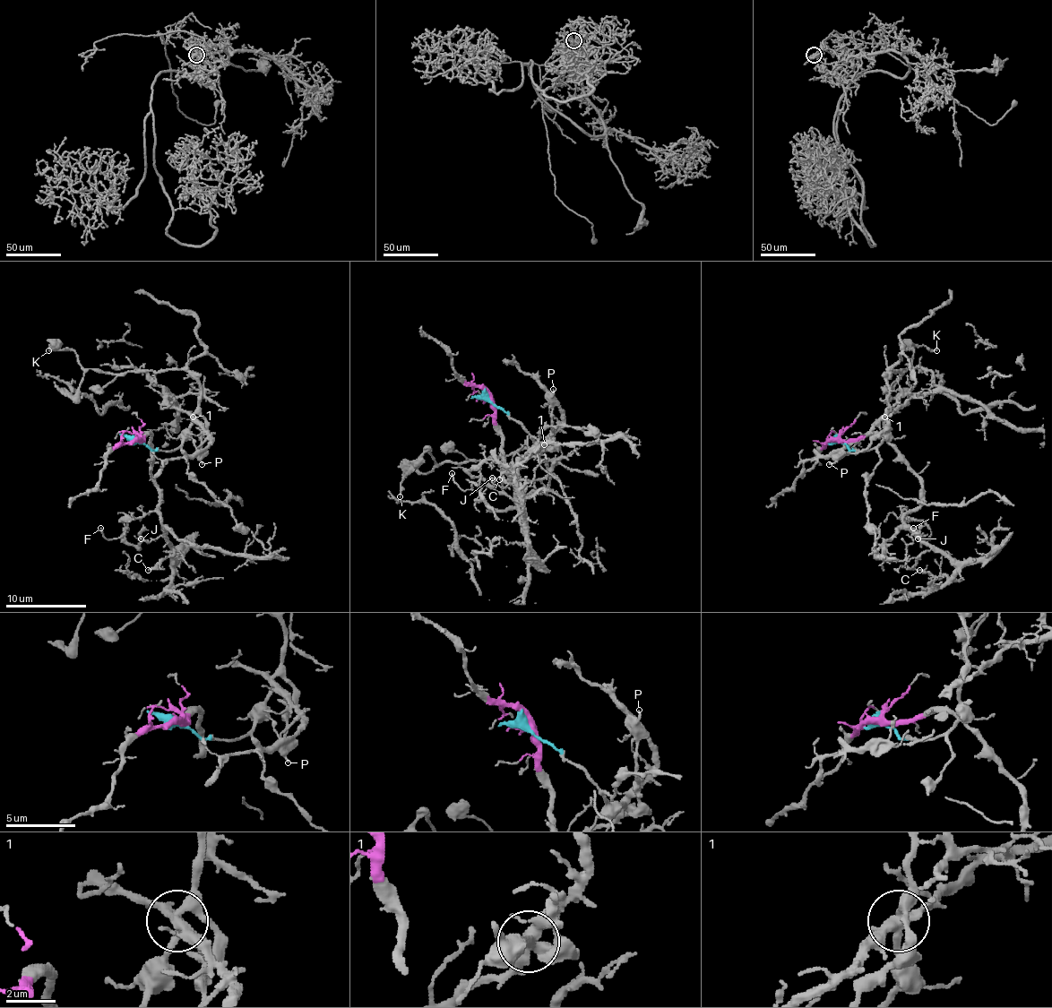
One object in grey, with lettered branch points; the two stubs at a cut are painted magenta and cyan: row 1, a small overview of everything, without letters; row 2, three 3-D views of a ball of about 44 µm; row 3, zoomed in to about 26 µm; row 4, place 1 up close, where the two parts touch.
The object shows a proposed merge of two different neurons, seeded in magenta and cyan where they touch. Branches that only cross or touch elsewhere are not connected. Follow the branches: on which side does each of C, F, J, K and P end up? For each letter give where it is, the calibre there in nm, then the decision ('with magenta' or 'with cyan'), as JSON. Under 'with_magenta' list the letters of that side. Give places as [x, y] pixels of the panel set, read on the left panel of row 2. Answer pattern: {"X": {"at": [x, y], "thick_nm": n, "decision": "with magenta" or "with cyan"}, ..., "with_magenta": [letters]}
{"C": {"at": [148, 570], "thick_nm": 150, "decision": "with magenta"}, "F": {"at": [100, 528], "thick_nm": 110, "decision": "with magenta"}, "J": {"at": [141, 538], "thick_nm": 120, "decision": "with magenta"}, "K": {"at": [48, 350], "thick_nm": 180, "decision": "with cyan"}, "P": {"at": [202, 464], "thick_nm": 160, "decision": "with cyan"}, "with_magenta": ["C", "F", "J"]}

